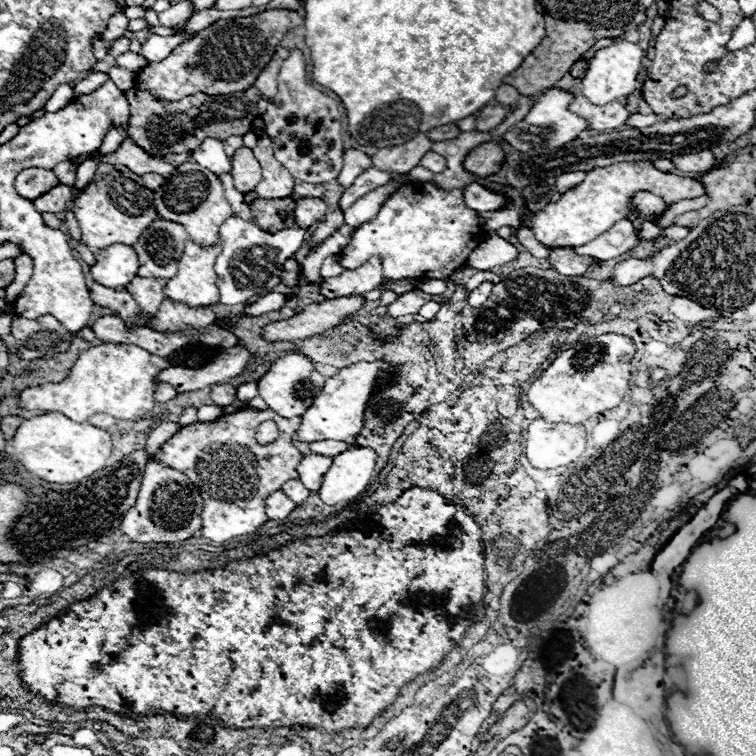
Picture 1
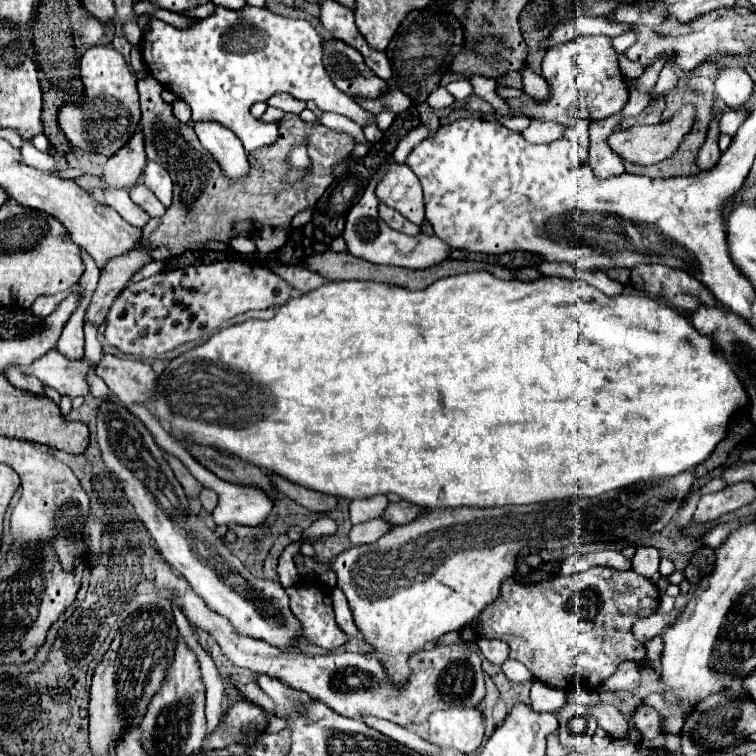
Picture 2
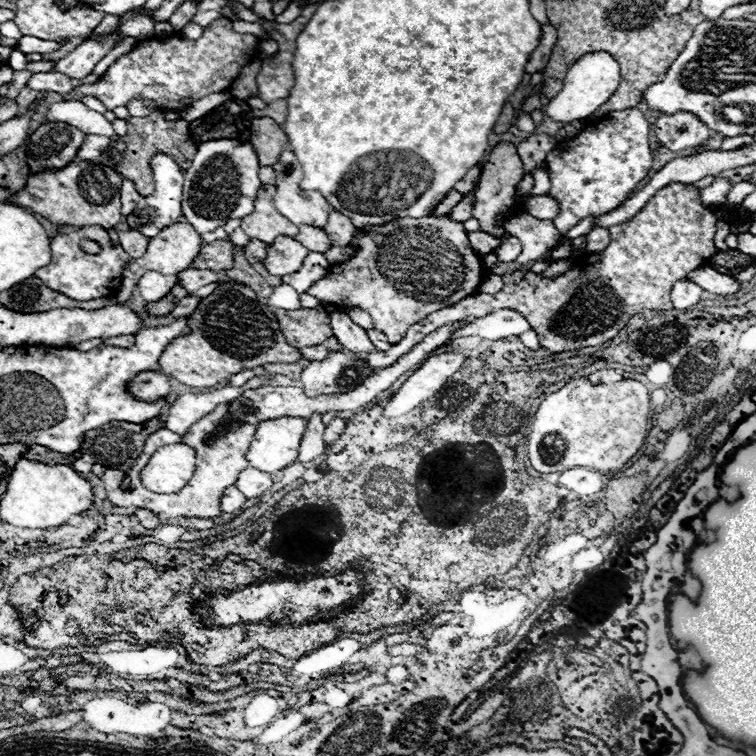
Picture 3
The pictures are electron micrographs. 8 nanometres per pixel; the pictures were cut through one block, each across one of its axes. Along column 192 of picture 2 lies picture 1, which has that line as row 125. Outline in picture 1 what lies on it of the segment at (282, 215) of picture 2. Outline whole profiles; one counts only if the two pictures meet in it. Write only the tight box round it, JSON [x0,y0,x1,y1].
[126,88,262,156]

